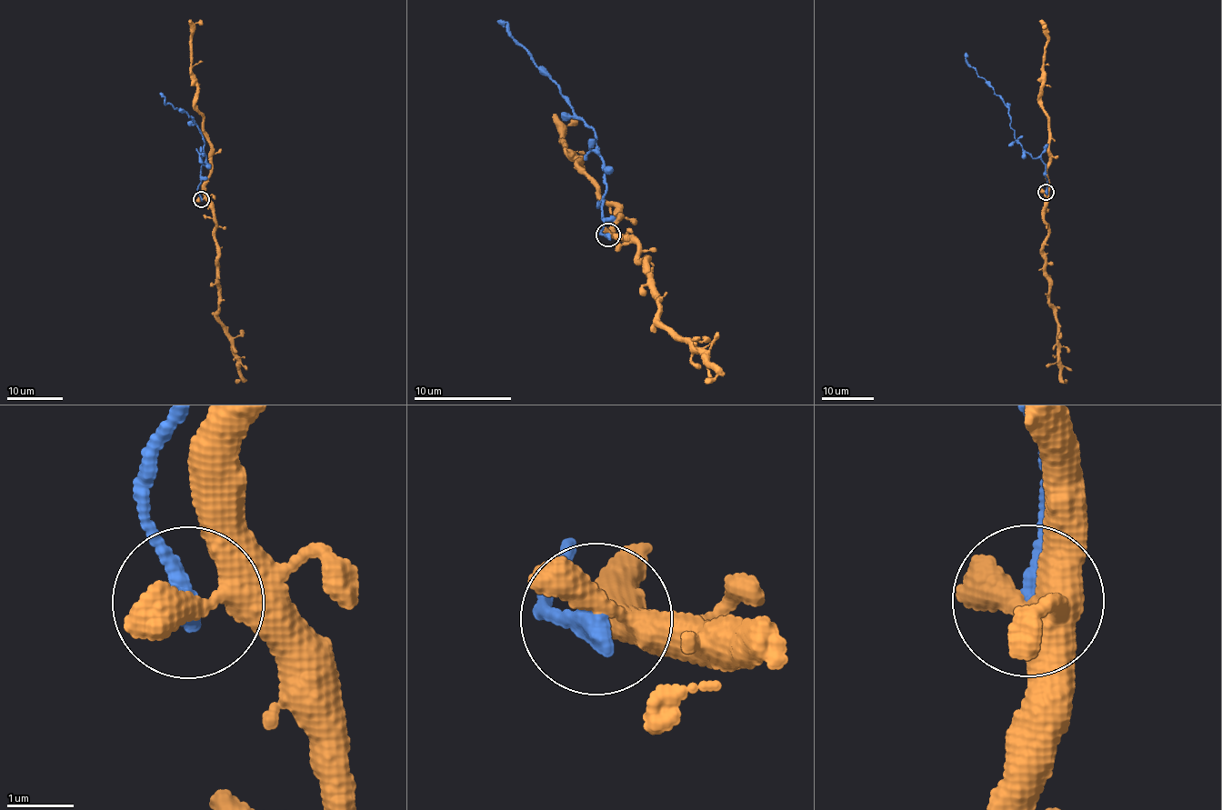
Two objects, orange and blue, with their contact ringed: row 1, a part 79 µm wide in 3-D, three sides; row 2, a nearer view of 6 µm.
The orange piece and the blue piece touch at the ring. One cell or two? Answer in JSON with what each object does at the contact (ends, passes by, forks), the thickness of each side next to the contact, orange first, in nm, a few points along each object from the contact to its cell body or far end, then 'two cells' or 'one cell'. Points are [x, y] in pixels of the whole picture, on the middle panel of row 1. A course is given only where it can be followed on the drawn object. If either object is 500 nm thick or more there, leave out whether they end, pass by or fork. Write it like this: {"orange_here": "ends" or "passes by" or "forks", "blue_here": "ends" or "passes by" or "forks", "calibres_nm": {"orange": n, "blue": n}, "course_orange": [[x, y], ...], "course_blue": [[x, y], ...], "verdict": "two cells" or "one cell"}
{"calibres_nm": {"orange": 600, "blue": 380}, "course_orange": [[607, 233], [629, 237], [637, 248], [656, 294], [659, 321], [717, 373], [706, 383]], "course_blue": [[607, 234], [602, 234], [604, 163], [588, 124], [552, 78], [510, 37], [509, 27], [498, 23]], "verdict": "two cells"}

